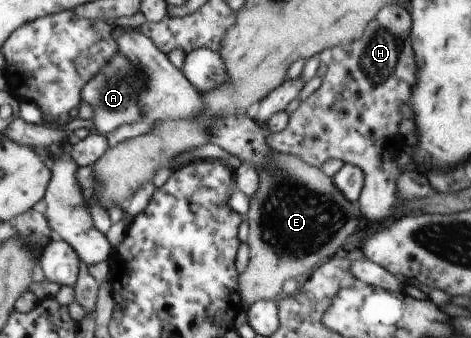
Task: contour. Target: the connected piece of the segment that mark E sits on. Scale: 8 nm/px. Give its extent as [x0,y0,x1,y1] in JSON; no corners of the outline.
[238,151,361,312]

